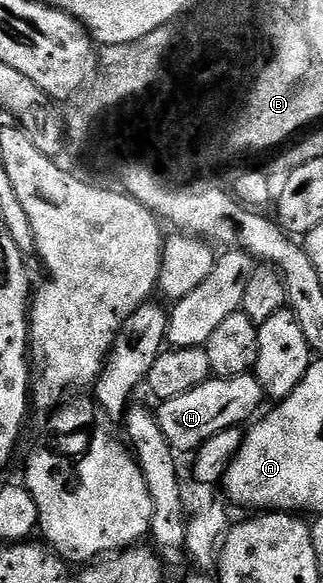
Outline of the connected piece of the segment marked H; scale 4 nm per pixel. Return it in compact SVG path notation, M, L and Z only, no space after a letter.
M251 373L236 377L212 376L205 383L193 387L193 391L185 391L185 395L177 395L177 399L162 402L157 416L161 431L165 439L169 439L172 449L191 455L201 447L201 443L205 443L205 439L213 439L217 431L225 431L234 425L242 426L243 421L250 422L262 401L265 401L263 388Z

